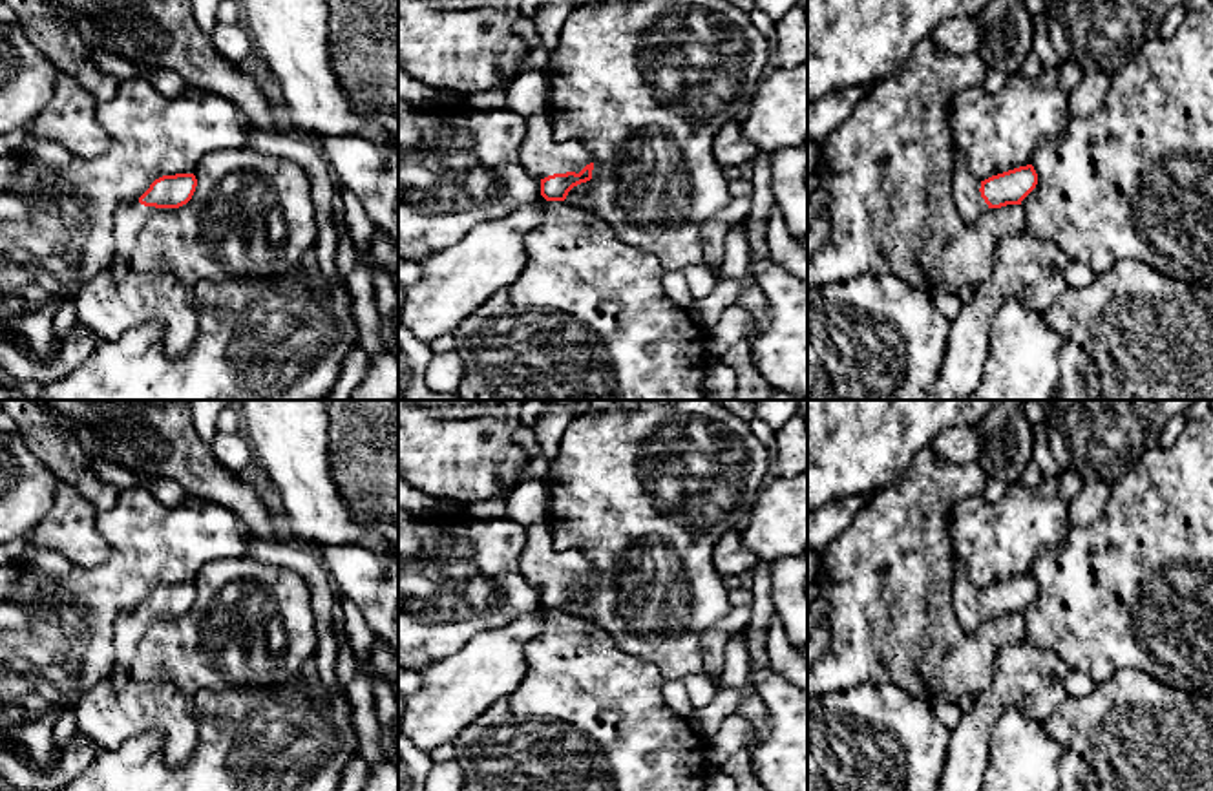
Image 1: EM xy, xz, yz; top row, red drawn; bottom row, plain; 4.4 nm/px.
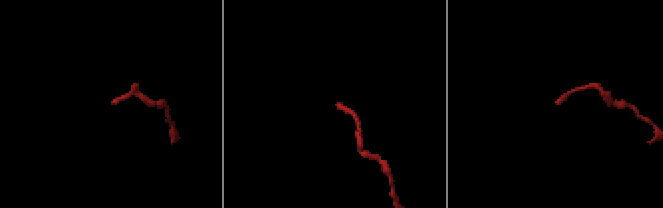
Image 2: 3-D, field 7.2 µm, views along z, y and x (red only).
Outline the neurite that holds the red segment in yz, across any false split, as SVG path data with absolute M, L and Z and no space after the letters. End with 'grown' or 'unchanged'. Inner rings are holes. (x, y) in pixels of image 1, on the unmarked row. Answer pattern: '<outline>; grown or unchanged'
M952 557L954 610L968 636L972 636L990 617L1021 614L1036 594L1038 583L1032 574L979 590L970 581L966 564L961 559Z; grown

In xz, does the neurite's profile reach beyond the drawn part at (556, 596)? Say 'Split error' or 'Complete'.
Split error

